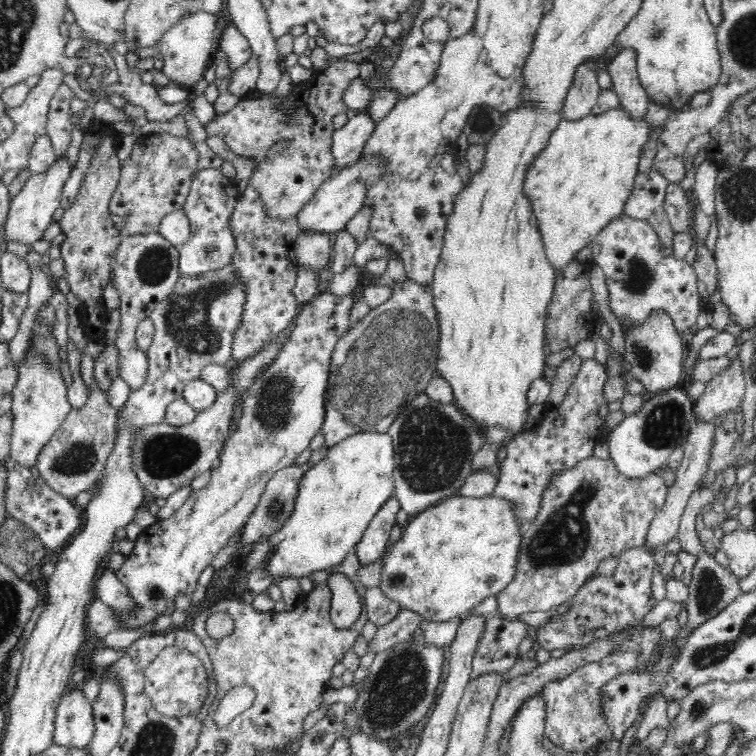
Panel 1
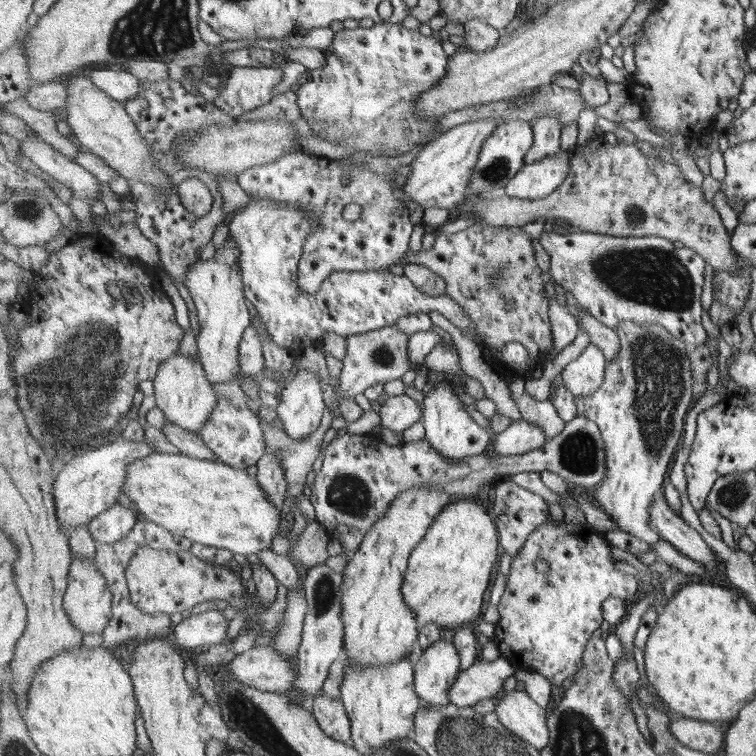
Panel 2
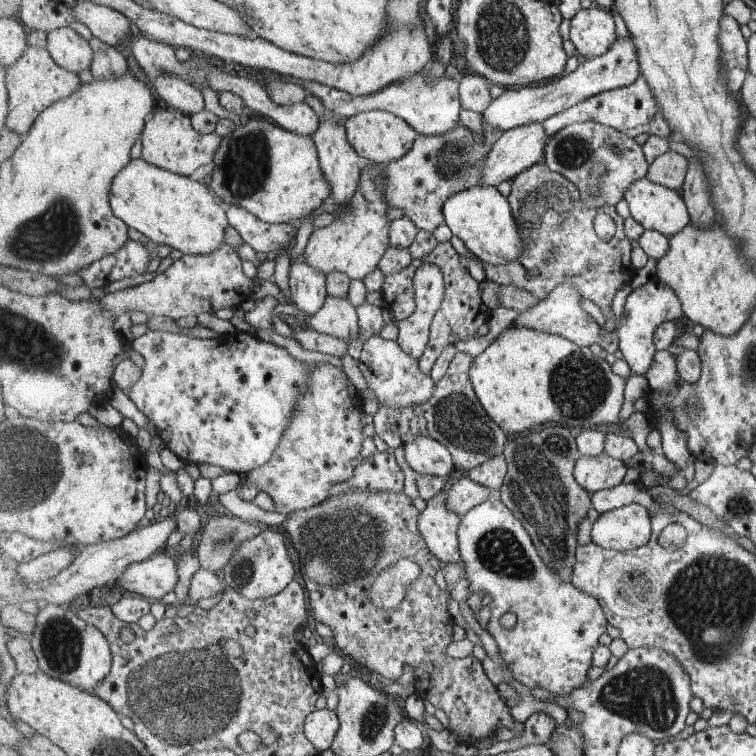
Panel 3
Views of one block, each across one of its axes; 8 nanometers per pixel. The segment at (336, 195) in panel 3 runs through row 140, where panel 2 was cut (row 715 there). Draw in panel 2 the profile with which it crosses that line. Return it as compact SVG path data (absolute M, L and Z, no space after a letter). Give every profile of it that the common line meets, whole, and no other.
M321 695L312 704L312 710L319 726L330 735L331 738L341 742L352 741L352 724L350 714L342 700Z

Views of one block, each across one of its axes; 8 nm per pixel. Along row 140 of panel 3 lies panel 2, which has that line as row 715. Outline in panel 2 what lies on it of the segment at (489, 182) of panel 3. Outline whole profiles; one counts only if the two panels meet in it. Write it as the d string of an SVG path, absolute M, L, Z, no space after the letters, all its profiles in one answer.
M511 690L496 703L500 721L523 740L542 751L550 741L548 713L524 690Z

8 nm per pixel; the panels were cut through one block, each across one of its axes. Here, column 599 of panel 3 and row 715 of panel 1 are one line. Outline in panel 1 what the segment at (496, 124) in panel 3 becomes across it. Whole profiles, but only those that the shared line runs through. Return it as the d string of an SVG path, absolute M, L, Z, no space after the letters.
M81 689L68 692L57 708L55 743L60 746L87 746L94 731L93 705Z

